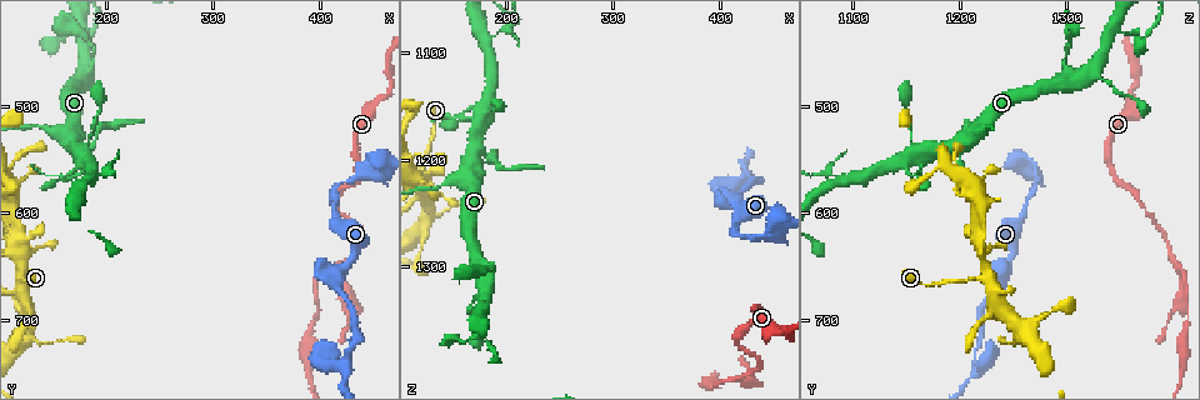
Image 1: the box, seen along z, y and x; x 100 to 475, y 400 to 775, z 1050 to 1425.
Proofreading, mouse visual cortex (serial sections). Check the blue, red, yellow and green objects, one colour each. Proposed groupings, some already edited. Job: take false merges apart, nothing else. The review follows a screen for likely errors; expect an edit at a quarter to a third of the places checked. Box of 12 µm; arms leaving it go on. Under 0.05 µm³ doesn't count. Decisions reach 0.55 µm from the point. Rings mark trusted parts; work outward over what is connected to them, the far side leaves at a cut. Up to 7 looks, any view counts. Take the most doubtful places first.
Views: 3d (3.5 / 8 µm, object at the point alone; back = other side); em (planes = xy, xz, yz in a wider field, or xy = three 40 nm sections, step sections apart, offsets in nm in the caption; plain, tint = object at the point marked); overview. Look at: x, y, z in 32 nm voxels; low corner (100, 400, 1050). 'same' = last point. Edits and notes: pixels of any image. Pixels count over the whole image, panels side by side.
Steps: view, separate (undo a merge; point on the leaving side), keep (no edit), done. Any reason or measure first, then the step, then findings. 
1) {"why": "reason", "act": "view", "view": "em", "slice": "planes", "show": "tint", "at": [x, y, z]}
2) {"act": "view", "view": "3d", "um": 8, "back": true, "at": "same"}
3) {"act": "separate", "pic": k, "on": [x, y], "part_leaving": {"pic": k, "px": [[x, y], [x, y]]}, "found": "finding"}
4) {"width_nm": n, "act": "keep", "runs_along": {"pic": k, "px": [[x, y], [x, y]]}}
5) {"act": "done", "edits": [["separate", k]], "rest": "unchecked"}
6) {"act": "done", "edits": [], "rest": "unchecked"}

{"why": "three arms meet", "act": "view", "view": "3d", "um": 3.5, "at": [422, 650, 1402]}

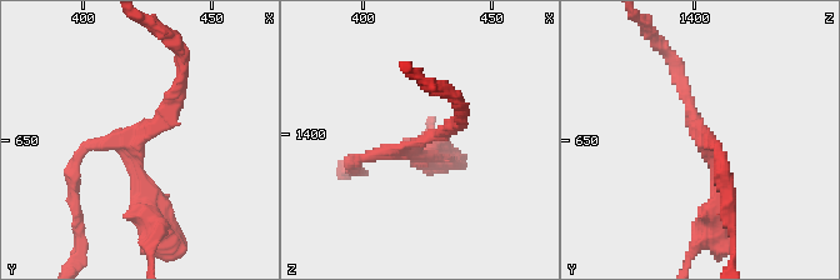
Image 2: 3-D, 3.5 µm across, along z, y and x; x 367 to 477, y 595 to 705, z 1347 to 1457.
{"arms": 3, "arm_widths_nm": [150, 150, 200], "why": "need the tissue", "act": "view", "view": "em", "slice": "xy", "step": 3, "show": "tint", "at": [421, 650, 1402]}

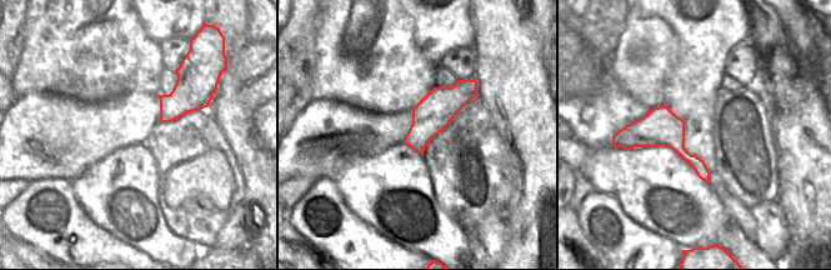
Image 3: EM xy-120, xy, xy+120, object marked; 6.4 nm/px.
{"act": "keep", "runs_along": {"pic": 2, "px": [[181, 78], [135, 143], [85, 146], [74, 174]]}, "found": "all the same cell"}

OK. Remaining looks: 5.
{"why": "thin neck", "act": "view", "view": "3d", "um": 8, "at": [172, 538, 1196]}

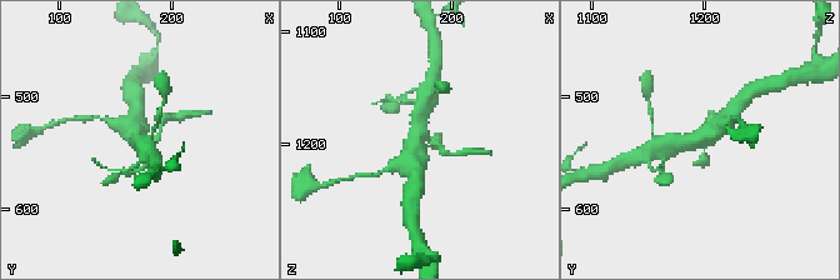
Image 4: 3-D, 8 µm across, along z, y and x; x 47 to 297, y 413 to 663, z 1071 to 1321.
{"why": "zoom in", "act": "view", "view": "3d", "um": 3.5, "at": [170, 540, 1194]}

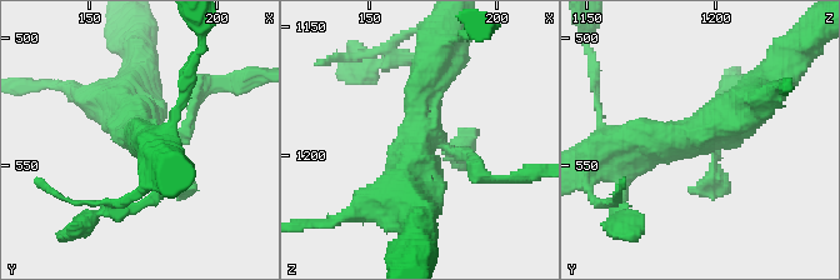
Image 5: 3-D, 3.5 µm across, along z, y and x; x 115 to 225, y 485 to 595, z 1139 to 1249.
{"why": "now the EM", "act": "view", "view": "em", "slice": "xy", "step": 2, "show": "tint", "at": [170, 540, 1194]}

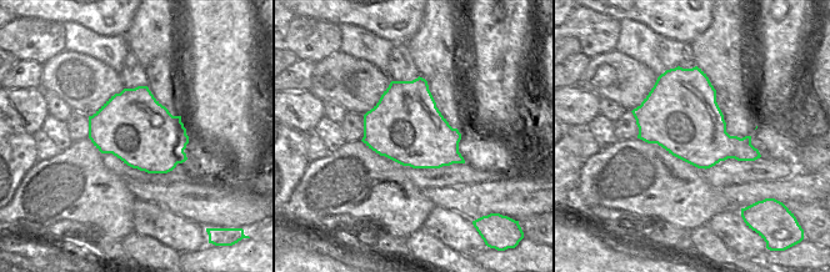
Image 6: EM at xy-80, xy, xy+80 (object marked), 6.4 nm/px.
{"act": "keep", "runs_along": {"pic": 5, "px": [[761, 90], [700, 136], [618, 144]]}, "found": "all the same cell"}

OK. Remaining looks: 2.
{"why": "small branch off a trunk", "act": "view", "view": "3d", "um": 3.5, "at": [184, 470, 1308]}

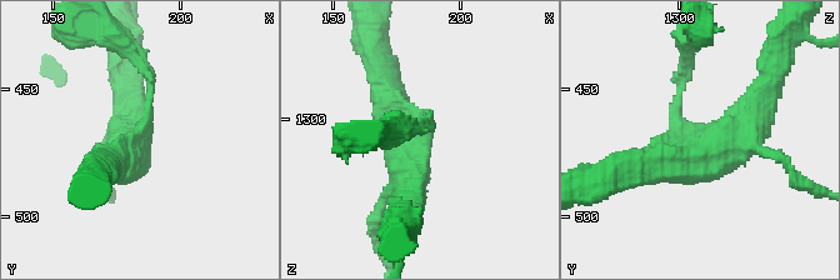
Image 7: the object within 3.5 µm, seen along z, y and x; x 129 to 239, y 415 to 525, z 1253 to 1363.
{"arms": 4, "arm_widths_nm": [150, 150, 400, 450], "act": "view", "view": "em", "slice": "xy", "step": 1, "show": "tint", "at": [183, 470, 1306]}

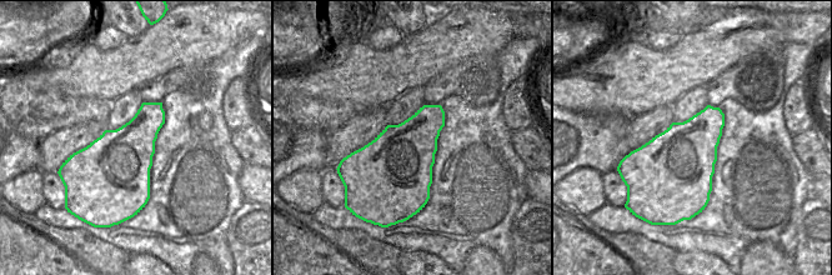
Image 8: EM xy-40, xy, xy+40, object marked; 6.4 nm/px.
{"width_nm": 500, "act": "keep", "runs_along": {"pic": 7, "px": [[626, 174], [706, 158], [760, 104]]}, "found": "one cell here"}

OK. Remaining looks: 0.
{"act": "done", "edits": [], "rest": "unchecked"}

